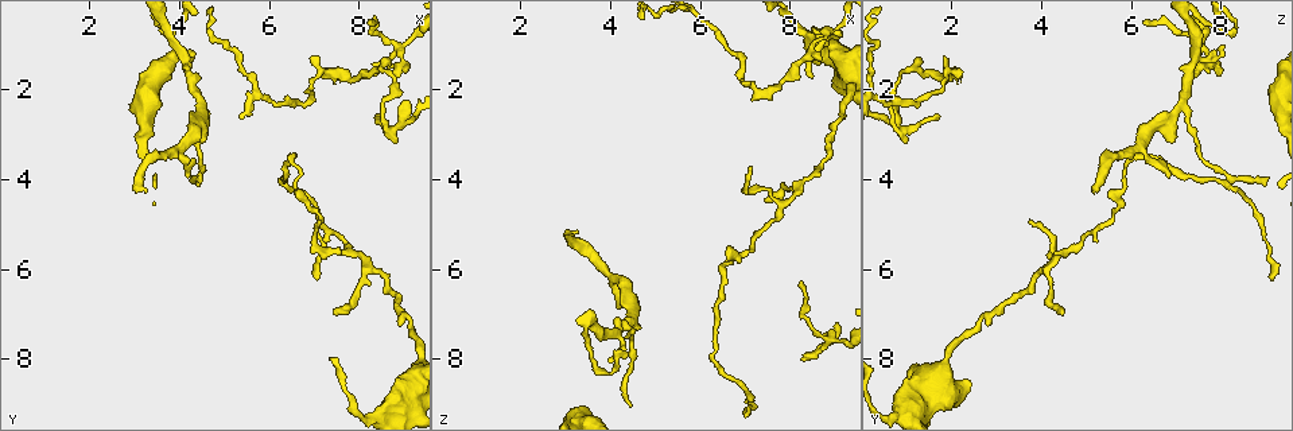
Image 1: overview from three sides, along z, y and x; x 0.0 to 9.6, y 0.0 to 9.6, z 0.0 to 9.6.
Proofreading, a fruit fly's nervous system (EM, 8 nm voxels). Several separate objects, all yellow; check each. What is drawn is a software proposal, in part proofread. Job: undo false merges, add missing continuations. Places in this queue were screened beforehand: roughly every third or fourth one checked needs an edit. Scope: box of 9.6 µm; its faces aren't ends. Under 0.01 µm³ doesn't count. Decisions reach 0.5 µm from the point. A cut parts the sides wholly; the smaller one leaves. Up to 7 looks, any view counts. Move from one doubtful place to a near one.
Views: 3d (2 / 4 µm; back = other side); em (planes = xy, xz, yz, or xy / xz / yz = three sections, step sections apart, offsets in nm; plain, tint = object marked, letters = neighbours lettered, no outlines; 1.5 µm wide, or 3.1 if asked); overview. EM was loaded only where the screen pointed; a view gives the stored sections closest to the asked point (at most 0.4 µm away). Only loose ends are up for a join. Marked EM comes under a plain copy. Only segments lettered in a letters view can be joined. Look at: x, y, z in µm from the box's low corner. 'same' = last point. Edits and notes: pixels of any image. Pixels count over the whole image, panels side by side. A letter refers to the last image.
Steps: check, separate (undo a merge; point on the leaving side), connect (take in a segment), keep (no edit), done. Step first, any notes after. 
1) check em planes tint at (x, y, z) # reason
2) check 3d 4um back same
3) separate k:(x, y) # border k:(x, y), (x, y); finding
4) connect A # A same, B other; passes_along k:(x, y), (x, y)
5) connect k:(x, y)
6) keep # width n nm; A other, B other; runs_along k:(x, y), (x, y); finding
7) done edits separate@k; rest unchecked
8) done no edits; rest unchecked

check 3d 4um at (9.00, 2.75, 0.75) # thin neck

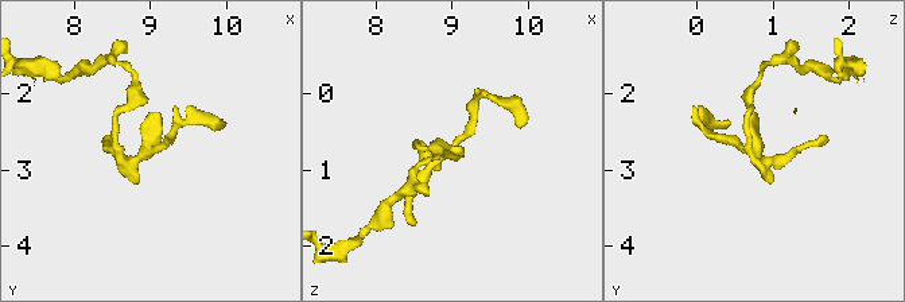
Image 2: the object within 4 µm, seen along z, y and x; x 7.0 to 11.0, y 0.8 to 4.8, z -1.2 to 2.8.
check em planes tint at (9.00, 2.75, 0.70) # need the tissue

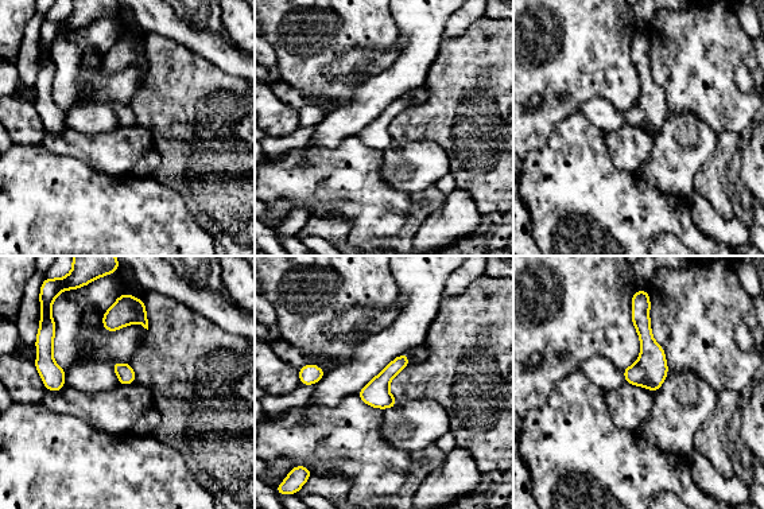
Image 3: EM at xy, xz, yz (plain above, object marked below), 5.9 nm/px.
check em planes letters same

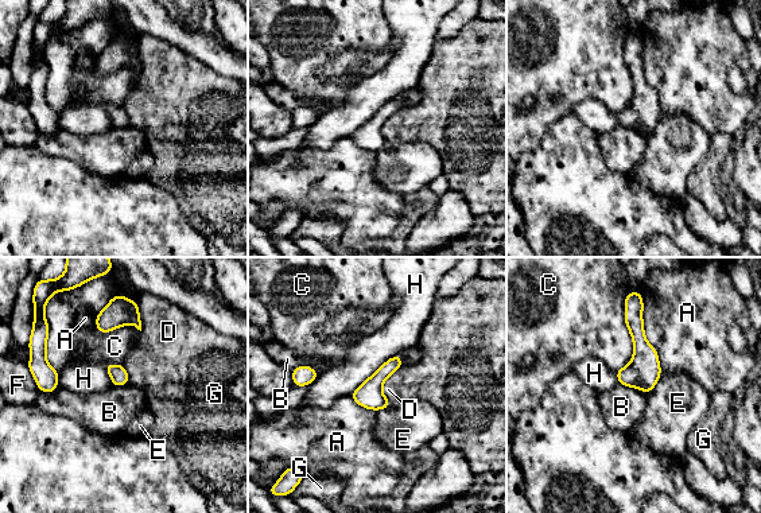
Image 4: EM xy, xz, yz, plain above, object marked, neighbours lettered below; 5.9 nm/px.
keep # longest_contact A 500 nm; A other, B other, C other, D other, E other, F other, G other, H other; all the same neuron

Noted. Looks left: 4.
check em planes letters at (7.75, 5.60, 4.50) # two arms in line, one across

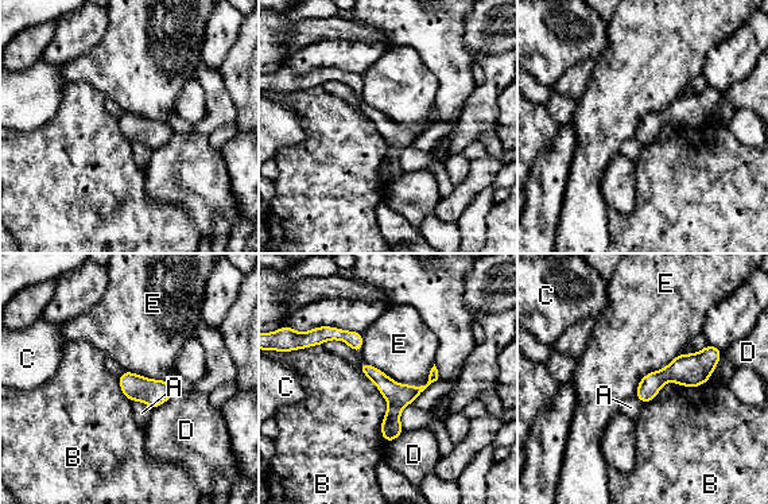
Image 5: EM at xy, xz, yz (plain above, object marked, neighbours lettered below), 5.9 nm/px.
keep # width 130 nm; A other, B other, C other, D other, E other; border 5:(363, 360), (412, 386), (434, 365); continuous, no second neuron

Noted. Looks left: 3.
check 3d 2um at (7.00, 6.20, 9.10) # long arm stops here

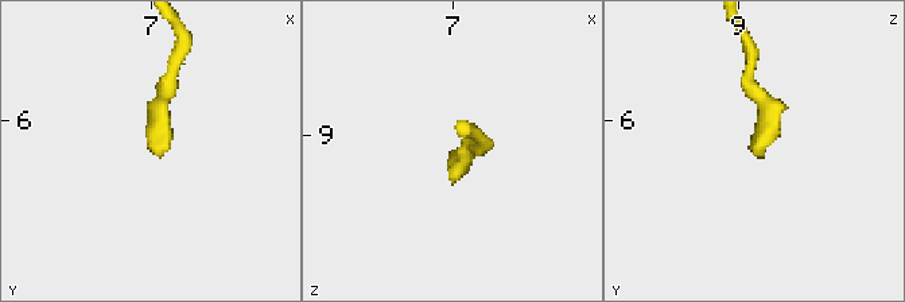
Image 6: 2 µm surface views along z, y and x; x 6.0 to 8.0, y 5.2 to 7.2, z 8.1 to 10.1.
check em planes letters at (7.04, 6.22, 9.08)

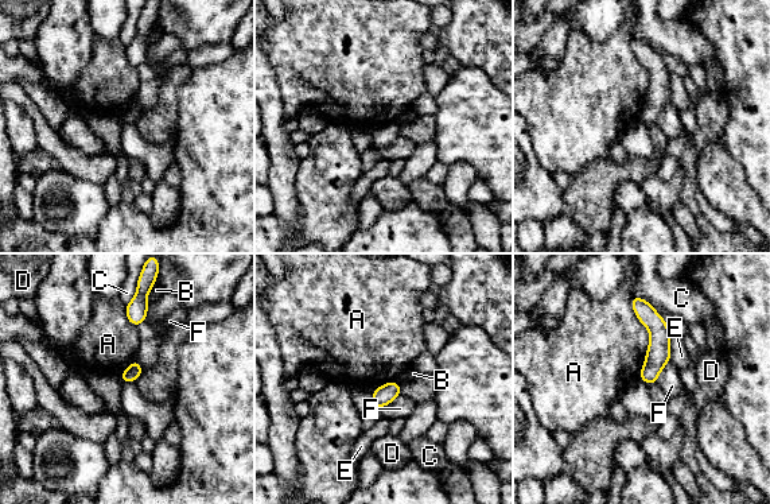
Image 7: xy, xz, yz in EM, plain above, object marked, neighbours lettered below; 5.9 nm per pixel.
keep # width 90 nm; A other, B other, C other, D other, E other, F other; border 7:(633, 294), (649, 333), (640, 378); no lettered segment goes on from it

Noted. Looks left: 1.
done no edits; rest unchecked

